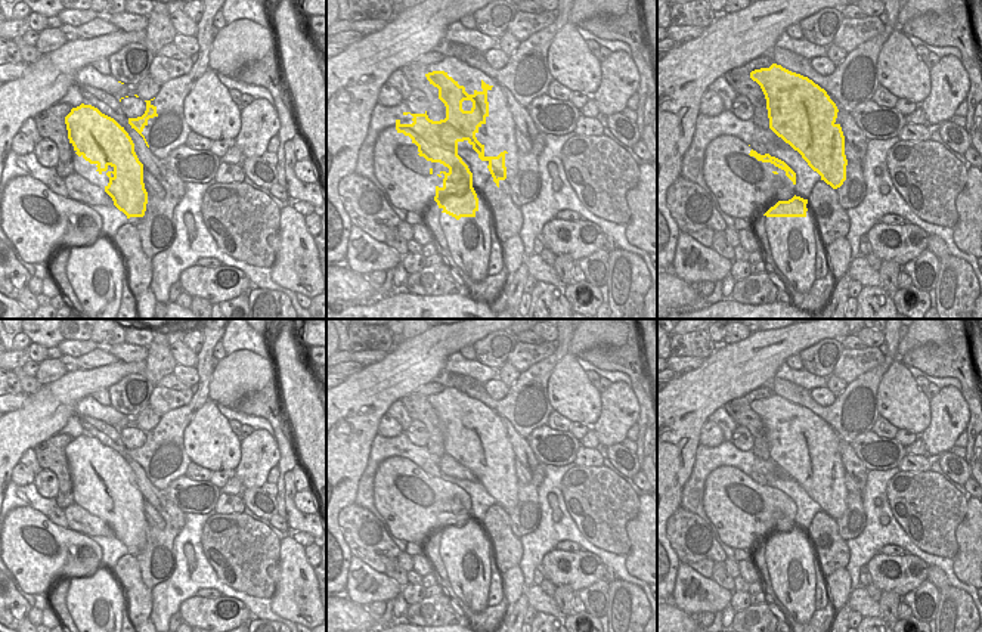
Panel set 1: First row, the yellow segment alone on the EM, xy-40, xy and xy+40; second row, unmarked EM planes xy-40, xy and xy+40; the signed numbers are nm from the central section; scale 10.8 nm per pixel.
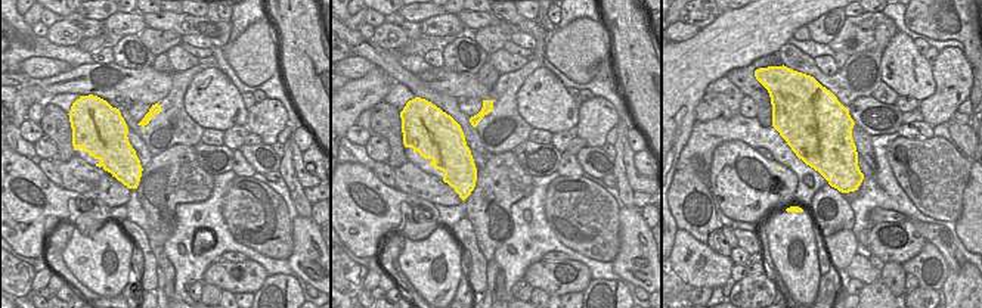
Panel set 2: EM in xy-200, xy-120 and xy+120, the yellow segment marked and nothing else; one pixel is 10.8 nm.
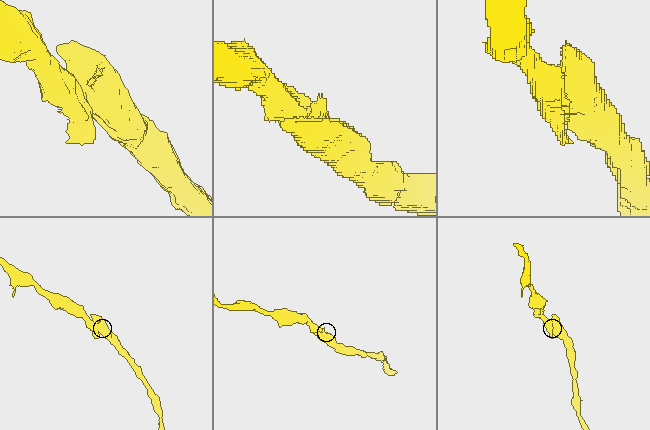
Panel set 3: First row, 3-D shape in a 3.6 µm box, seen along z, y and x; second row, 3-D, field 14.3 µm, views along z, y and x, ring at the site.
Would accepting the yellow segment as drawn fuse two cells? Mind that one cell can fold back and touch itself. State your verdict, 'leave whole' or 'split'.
leave whole

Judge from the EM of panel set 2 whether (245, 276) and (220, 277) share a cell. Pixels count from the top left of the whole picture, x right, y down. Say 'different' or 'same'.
same

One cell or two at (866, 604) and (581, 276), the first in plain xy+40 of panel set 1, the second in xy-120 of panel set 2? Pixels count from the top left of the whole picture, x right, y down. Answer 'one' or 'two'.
one

